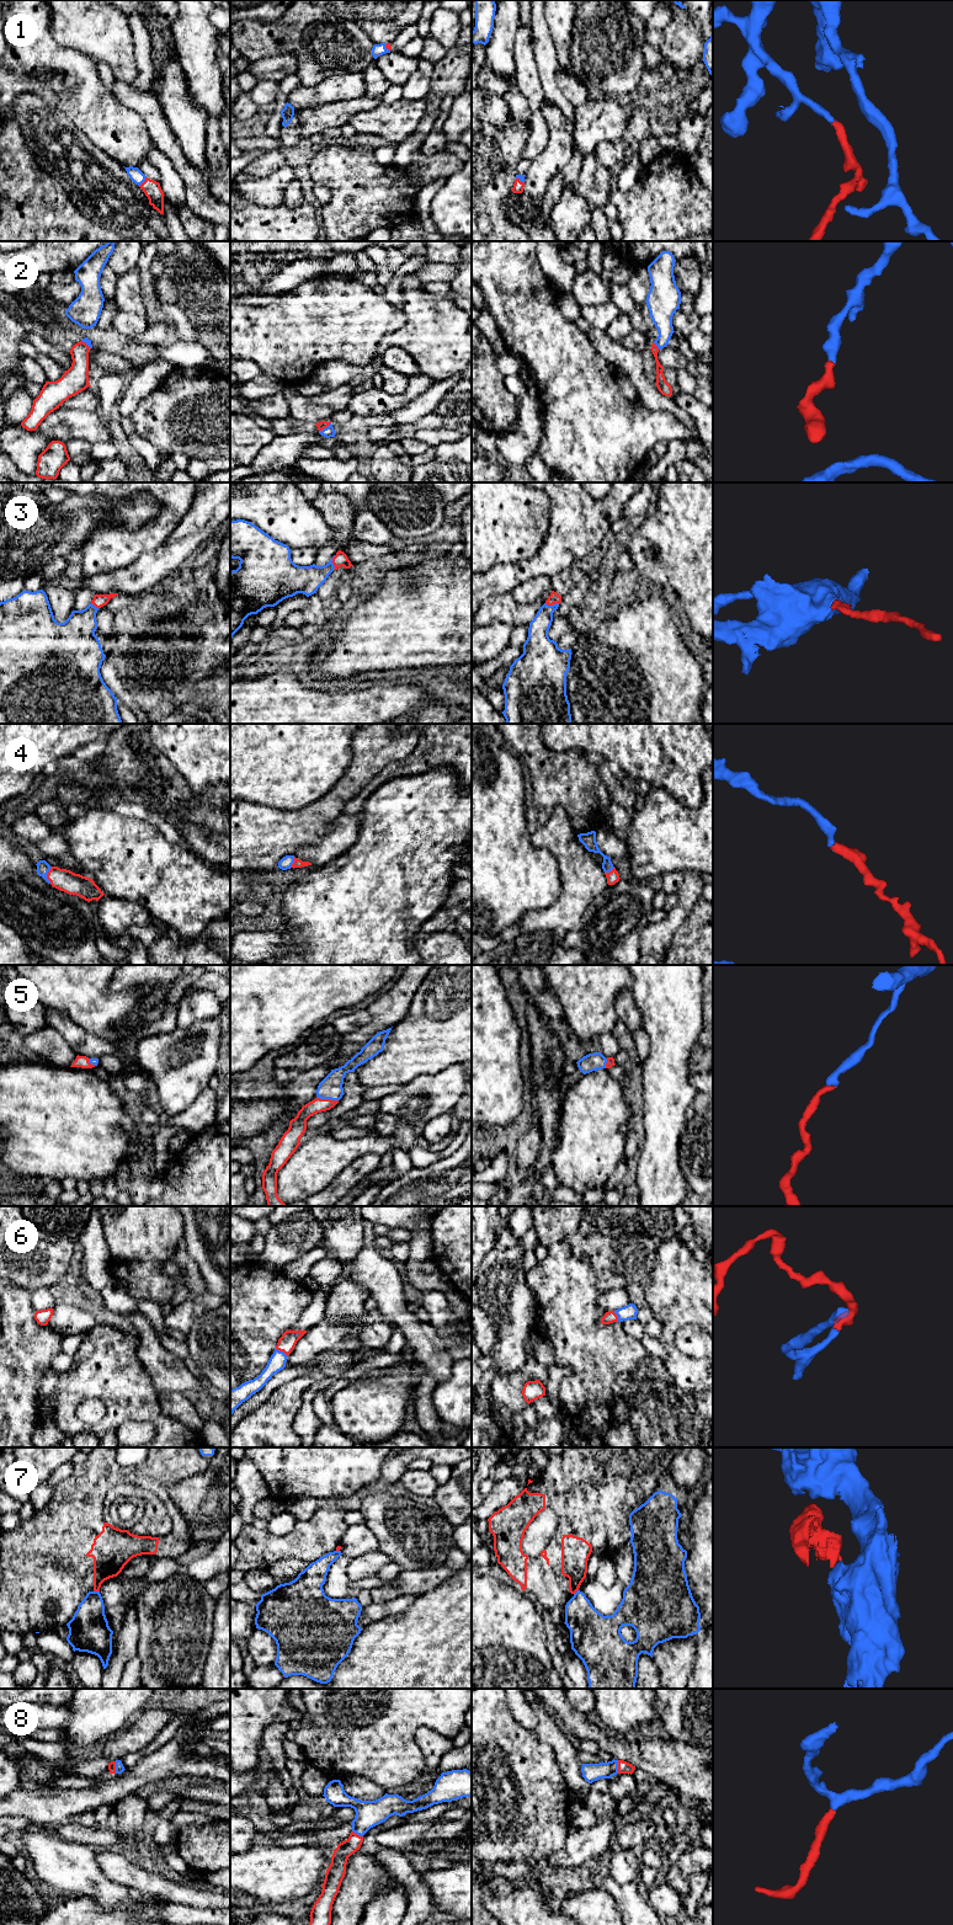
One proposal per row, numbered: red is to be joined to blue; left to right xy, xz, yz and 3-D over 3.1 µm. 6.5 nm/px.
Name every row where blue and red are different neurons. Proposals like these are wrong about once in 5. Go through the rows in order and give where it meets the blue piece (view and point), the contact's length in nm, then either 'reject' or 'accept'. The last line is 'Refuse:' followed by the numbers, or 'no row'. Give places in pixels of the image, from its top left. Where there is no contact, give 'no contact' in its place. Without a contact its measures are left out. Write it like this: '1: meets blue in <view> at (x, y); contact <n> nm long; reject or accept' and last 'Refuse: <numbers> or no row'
1: meets blue in xy at (144, 180); contact 80 nm long; accept
2: meets blue in xz at (324, 428); contact 100 nm long; accept
3: meets blue in xz at (331, 563); contact 100 nm long; accept
4: meets blue in xy at (46, 875); contact 110 nm long; accept
5: meets blue in xz at (328, 1098); contact 140 nm long; accept
6: meets blue in xz at (282, 1352); contact 100 nm long; accept
7: meets blue in xy at (96, 1592); contact 40 nm long; reject
8: meets blue in yz at (617, 1766); contact 90 nm long; accept
Refuse: 7

